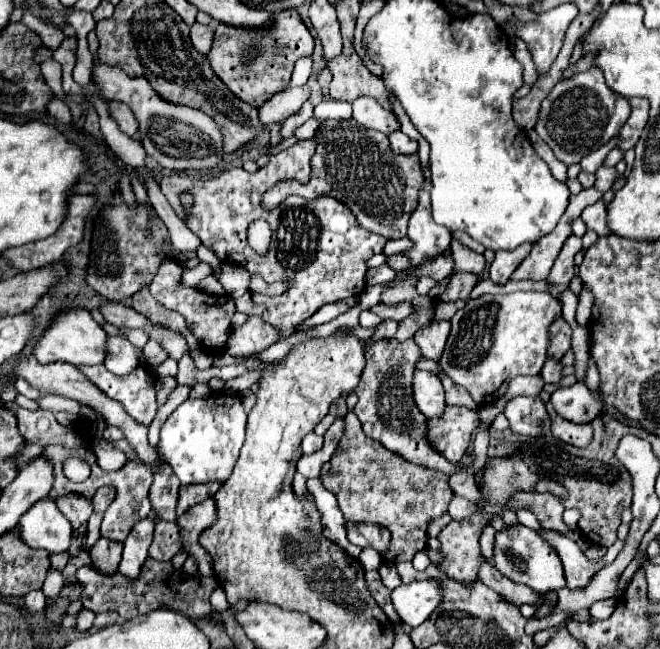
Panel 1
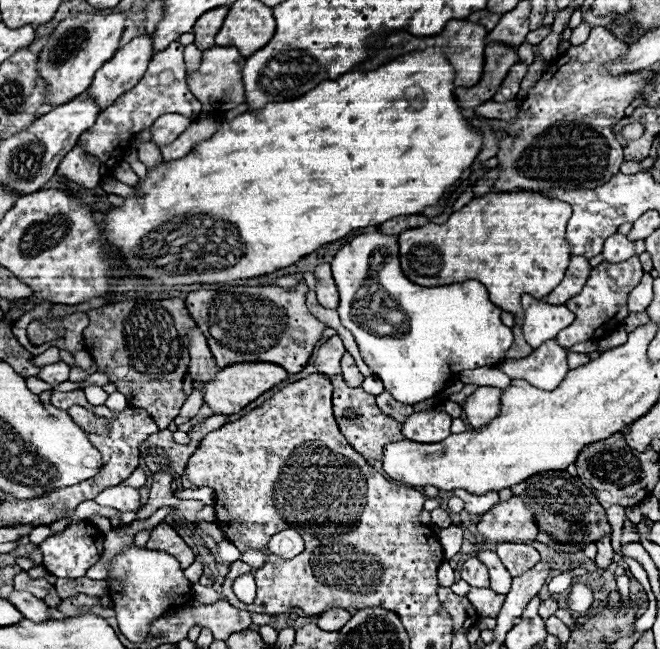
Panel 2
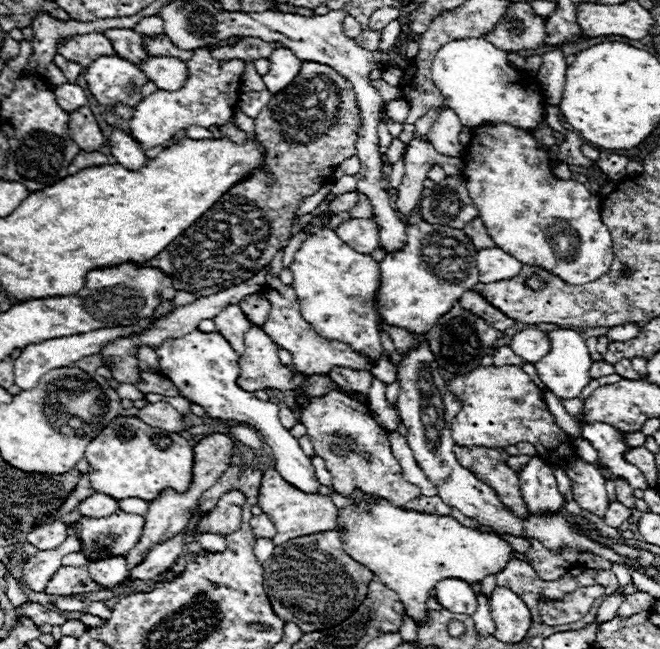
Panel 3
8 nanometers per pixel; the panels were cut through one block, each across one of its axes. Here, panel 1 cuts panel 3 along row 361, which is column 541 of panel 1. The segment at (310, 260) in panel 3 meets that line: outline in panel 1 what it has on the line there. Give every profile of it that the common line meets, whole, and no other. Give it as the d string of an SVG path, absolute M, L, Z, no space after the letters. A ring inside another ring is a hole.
M548 356L544 362L544 368L540 372L540 378L548 384L558 384L562 380L562 368L564 368L564 364L558 358Z

